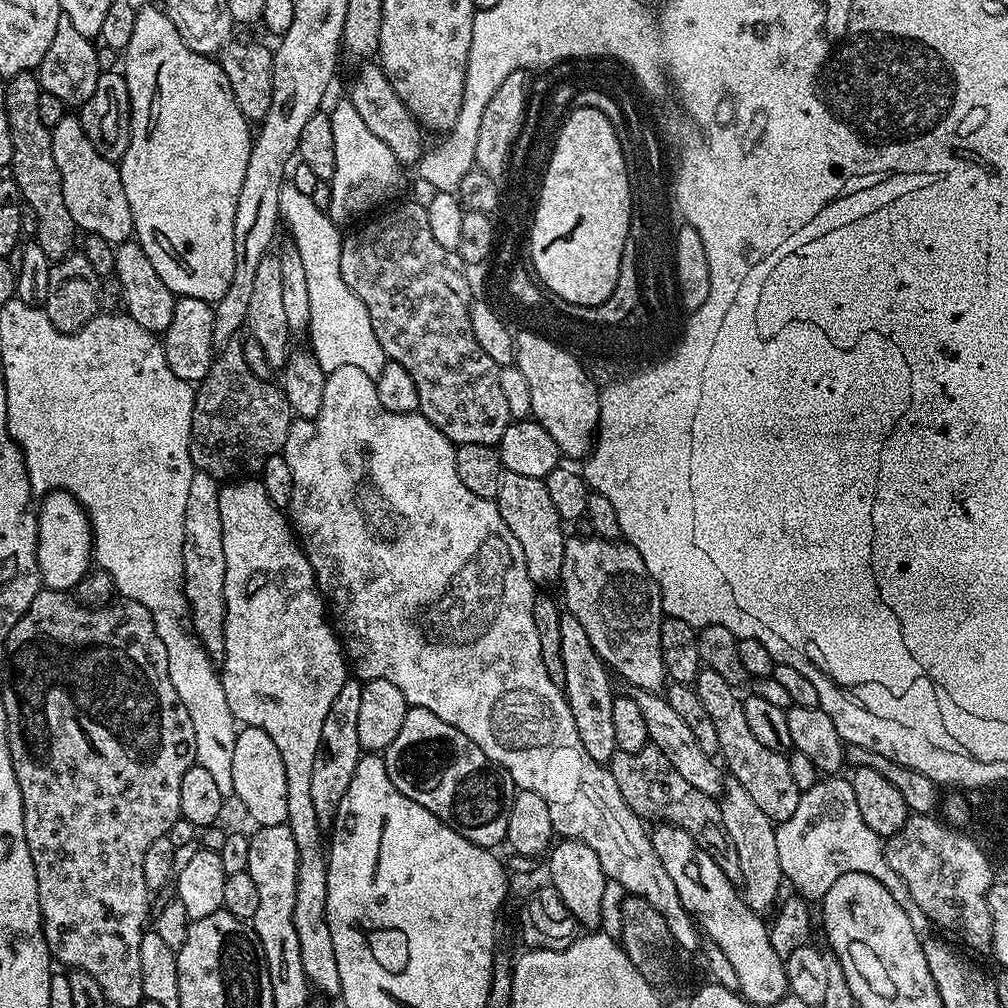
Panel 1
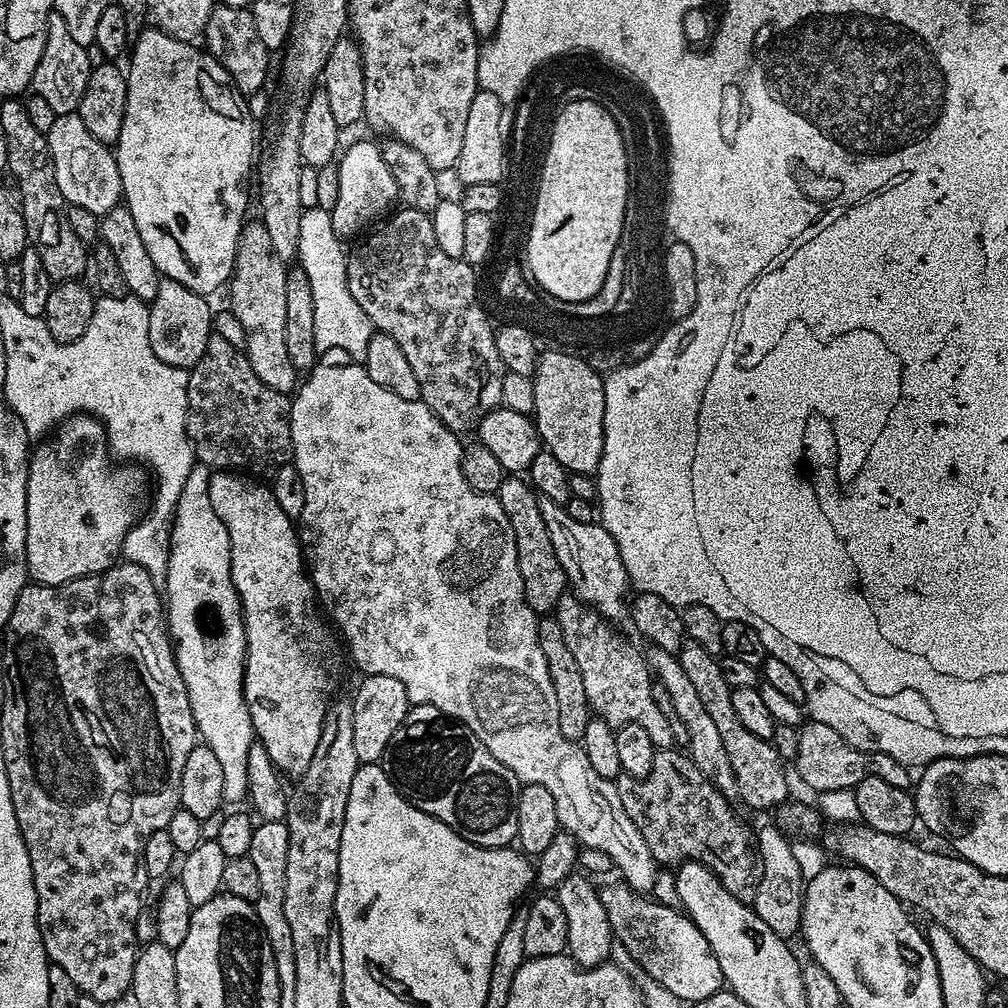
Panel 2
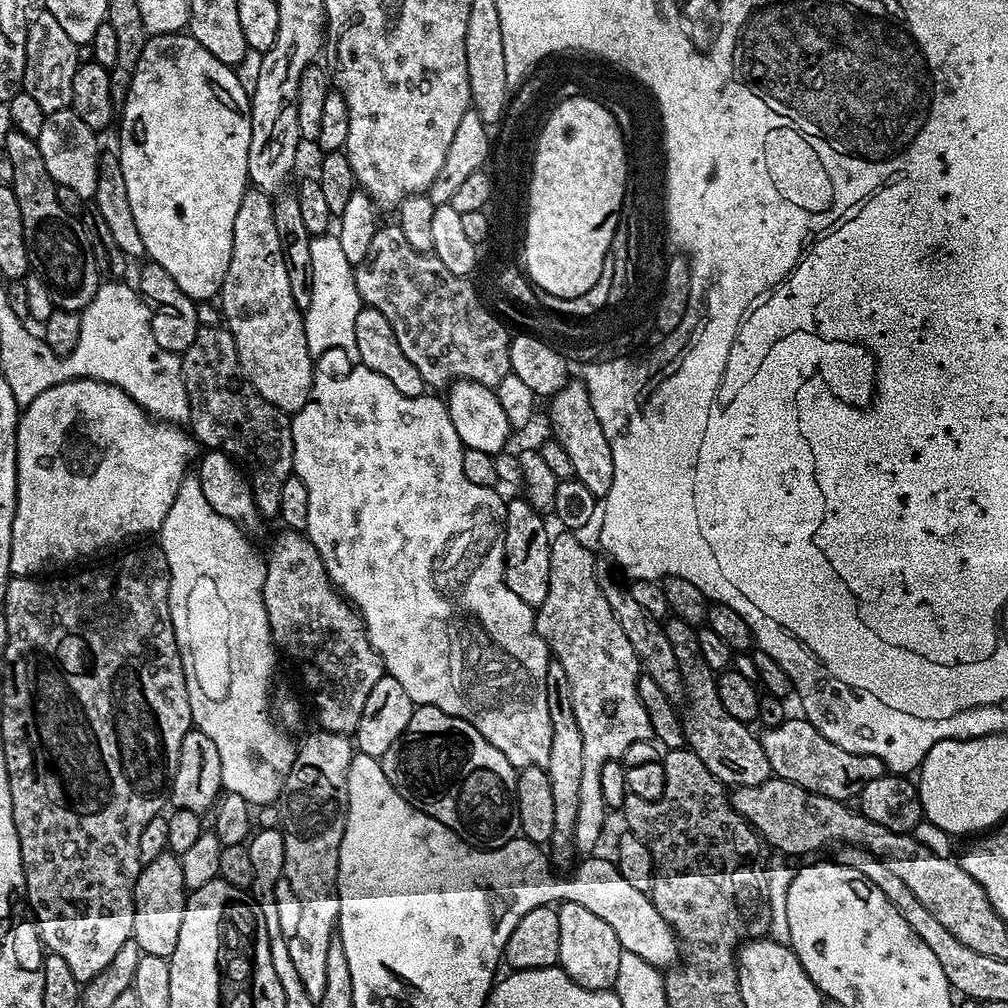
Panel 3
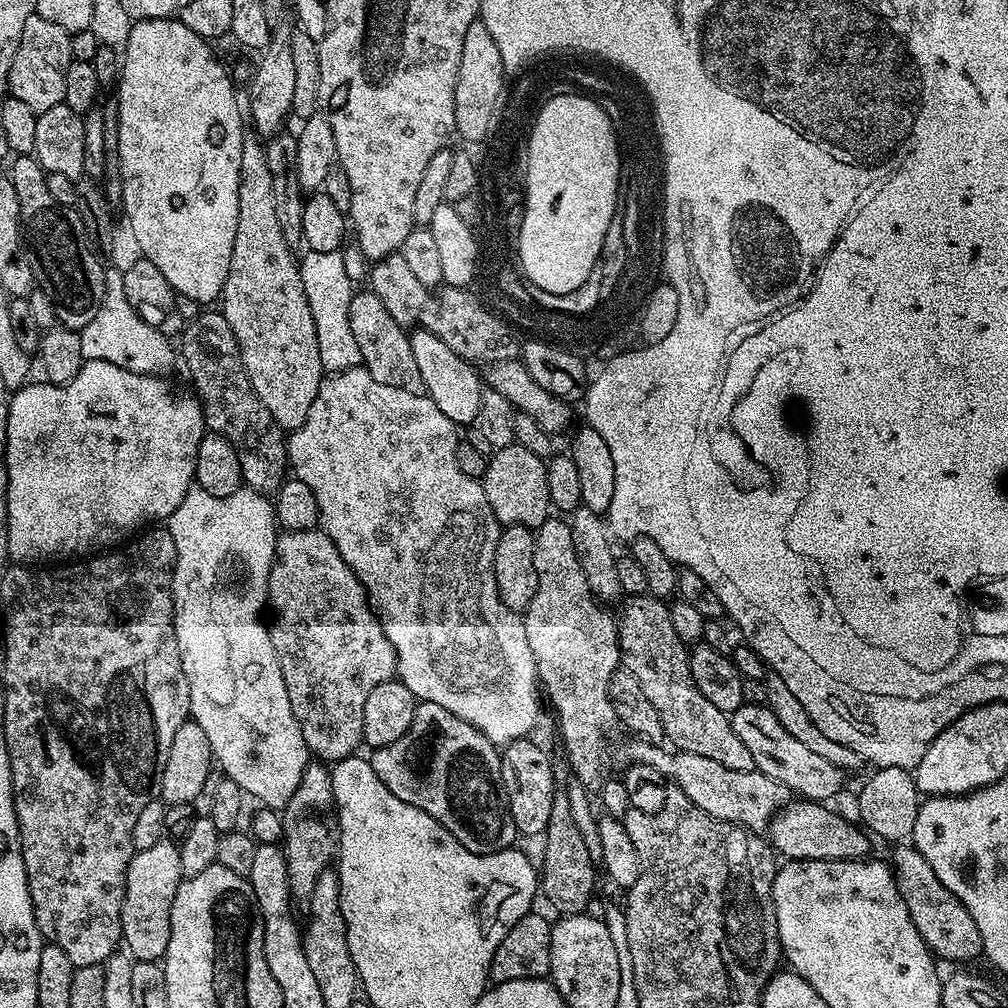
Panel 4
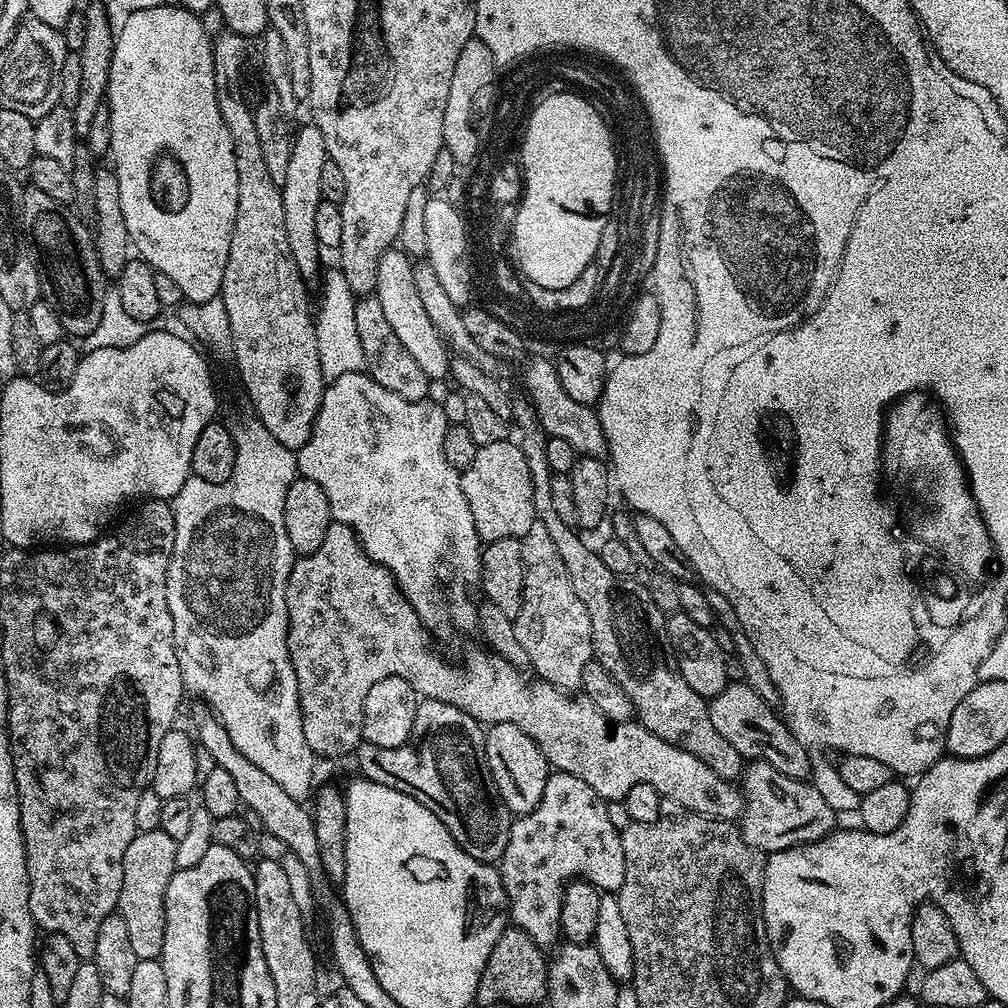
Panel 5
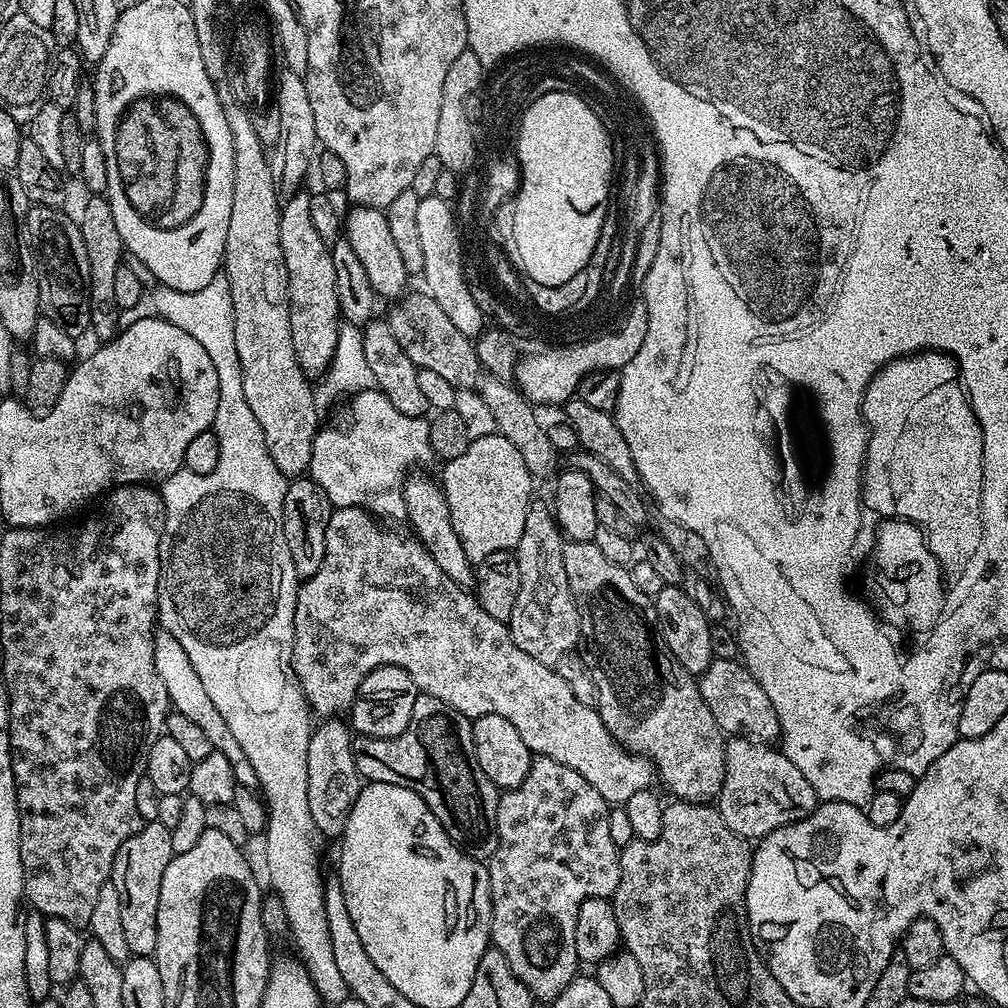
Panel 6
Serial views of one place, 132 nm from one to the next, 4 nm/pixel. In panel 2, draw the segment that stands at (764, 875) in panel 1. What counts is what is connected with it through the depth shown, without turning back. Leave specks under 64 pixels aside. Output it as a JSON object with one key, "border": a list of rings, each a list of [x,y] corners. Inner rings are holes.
{"border":[[[649,647],[646,652],[649,669],[655,683],[666,686],[666,694],[670,694],[672,716],[684,728],[684,736],[688,740],[686,755],[692,759],[694,766],[702,770],[702,774],[723,796],[732,798],[737,795],[736,783],[734,782],[734,770],[730,766],[730,758],[726,755],[726,746],[722,746],[722,734],[718,734],[718,726],[714,718],[710,718],[706,705],[694,690],[694,682],[686,670],[682,670],[679,659],[673,653],[661,648]]]}

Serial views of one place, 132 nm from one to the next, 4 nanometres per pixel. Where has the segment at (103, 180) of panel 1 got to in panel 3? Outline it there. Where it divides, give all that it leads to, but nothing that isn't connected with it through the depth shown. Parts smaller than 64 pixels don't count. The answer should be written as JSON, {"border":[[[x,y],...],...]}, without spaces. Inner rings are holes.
{"border":[[[71,107],[45,115],[42,122],[42,134],[34,139],[38,150],[42,150],[42,162],[46,162],[46,170],[56,185],[67,186],[75,190],[86,202],[95,197],[98,190],[98,166],[102,145],[96,141],[97,133]]]}

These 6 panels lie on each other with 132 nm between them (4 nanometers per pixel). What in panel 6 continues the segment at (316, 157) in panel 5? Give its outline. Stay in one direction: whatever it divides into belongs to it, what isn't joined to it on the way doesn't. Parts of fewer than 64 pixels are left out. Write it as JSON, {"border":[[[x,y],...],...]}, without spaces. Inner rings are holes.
{"border":[[[297,190],[283,201],[278,234],[288,275],[290,338],[294,338],[294,354],[298,354],[298,362],[308,377],[320,378],[328,371],[334,358],[342,317],[335,289],[332,249],[329,244],[322,242],[322,237],[312,225],[310,195],[307,191]]]}

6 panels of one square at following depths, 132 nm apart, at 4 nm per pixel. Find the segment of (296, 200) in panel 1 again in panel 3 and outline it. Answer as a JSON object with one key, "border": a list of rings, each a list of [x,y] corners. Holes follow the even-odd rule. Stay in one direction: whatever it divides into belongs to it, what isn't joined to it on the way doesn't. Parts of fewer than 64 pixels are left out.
{"border":[[[325,234],[311,237],[310,257],[313,282],[310,289],[310,304],[303,309],[306,346],[313,358],[337,348],[350,358],[356,356],[354,342],[354,318],[358,318],[362,301],[356,285],[356,270],[342,250],[339,235]]]}

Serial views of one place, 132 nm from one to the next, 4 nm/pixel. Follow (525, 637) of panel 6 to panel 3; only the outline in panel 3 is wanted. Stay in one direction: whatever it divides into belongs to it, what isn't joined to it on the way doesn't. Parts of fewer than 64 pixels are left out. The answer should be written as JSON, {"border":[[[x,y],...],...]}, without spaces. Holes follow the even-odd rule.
{"border":[[[560,530],[560,533],[551,537],[552,545],[550,546],[550,586],[546,594],[546,602],[542,602],[539,608],[535,609],[536,629],[541,639],[546,642],[549,653],[560,663],[562,670],[566,670],[566,679],[570,681],[570,702],[574,702],[574,722],[578,722],[578,734],[582,734],[582,786],[578,786],[578,814],[572,827],[571,843],[575,851],[580,854],[592,854],[597,851],[596,843],[600,840],[600,835],[604,832],[604,819],[610,816],[609,809],[605,808],[603,800],[599,799],[600,795],[600,767],[607,760],[620,760],[624,751],[634,742],[639,740],[652,740],[654,733],[652,723],[646,714],[646,708],[642,706],[642,700],[638,698],[638,688],[636,683],[642,674],[640,659],[638,654],[634,654],[634,646],[630,646],[630,641],[626,638],[622,626],[618,626],[618,618],[614,618],[614,610],[610,610],[610,602],[606,602],[606,594],[602,594],[600,581],[596,578],[597,557],[592,557],[592,552],[579,540],[577,533],[572,530]]]}

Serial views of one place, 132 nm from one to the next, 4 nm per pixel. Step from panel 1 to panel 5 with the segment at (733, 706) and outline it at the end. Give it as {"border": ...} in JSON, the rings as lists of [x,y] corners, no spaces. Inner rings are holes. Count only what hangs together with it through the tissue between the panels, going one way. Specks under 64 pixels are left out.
{"border":[[[529,422],[521,426],[518,443],[530,466],[536,519],[539,524],[546,526],[554,546],[558,546],[558,558],[562,558],[566,566],[566,574],[574,586],[574,594],[582,598],[582,606],[586,606],[586,614],[590,614],[594,659],[608,671],[614,682],[618,682],[618,686],[622,686],[622,690],[626,690],[626,698],[630,698],[635,719],[643,728],[650,730],[650,734],[658,734],[658,738],[694,754],[694,758],[706,762],[706,766],[710,766],[710,770],[714,770],[714,774],[718,774],[722,779],[735,781],[744,771],[745,757],[740,756],[738,750],[734,750],[734,746],[730,746],[730,742],[726,742],[726,738],[718,734],[718,730],[714,730],[714,722],[710,722],[708,713],[708,700],[690,690],[686,678],[682,678],[682,674],[676,671],[669,645],[666,643],[665,613],[660,612],[658,606],[654,606],[654,598],[650,598],[647,587],[641,581],[639,584],[632,576],[615,576],[602,563],[599,551],[595,547],[587,548],[583,538],[579,536],[581,533],[573,525],[562,522],[562,518],[558,518],[558,513],[554,511],[554,498],[550,494],[550,482],[554,473],[550,470],[550,462],[546,462],[548,437],[542,425]]]}

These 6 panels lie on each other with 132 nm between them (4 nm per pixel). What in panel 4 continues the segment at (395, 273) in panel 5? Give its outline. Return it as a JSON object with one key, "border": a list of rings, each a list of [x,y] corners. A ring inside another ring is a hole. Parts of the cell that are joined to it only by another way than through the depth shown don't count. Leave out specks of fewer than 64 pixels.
{"border":[[[416,328],[408,337],[410,350],[414,350],[414,359],[418,365],[418,371],[422,373],[422,382],[424,390],[428,397],[454,422],[457,426],[475,425],[478,406],[480,405],[480,390],[482,387],[482,376],[475,372],[469,361],[464,360],[438,334],[428,332],[425,328]],[[473,368],[473,369],[472,369]]]}

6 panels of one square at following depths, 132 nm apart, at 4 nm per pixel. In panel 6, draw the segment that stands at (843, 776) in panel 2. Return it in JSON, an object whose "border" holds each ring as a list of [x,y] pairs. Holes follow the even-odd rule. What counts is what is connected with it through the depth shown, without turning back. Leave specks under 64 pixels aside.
{"border":[[[713,659],[706,671],[699,673],[700,693],[710,706],[710,714],[714,714],[714,722],[718,722],[721,732],[729,737],[745,736],[748,740],[757,740],[763,744],[772,744],[780,739],[780,723],[778,714],[774,714],[774,705],[766,698],[766,690],[758,686],[754,674],[745,668],[739,659]]]}

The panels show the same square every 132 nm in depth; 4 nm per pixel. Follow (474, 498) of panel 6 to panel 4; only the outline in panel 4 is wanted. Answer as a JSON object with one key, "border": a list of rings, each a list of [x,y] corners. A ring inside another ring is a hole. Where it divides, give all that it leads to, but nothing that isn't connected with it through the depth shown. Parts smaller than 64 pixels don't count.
{"border":[[[515,442],[491,453],[482,483],[486,502],[490,502],[490,510],[494,510],[501,525],[521,524],[535,530],[548,520],[553,511],[550,489],[546,487],[545,461]]]}

